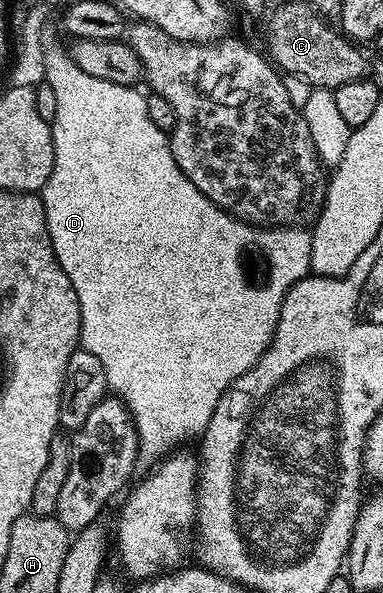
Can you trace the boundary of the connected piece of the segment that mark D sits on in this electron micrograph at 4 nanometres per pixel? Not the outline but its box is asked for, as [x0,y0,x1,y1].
[40,56,312,467]

